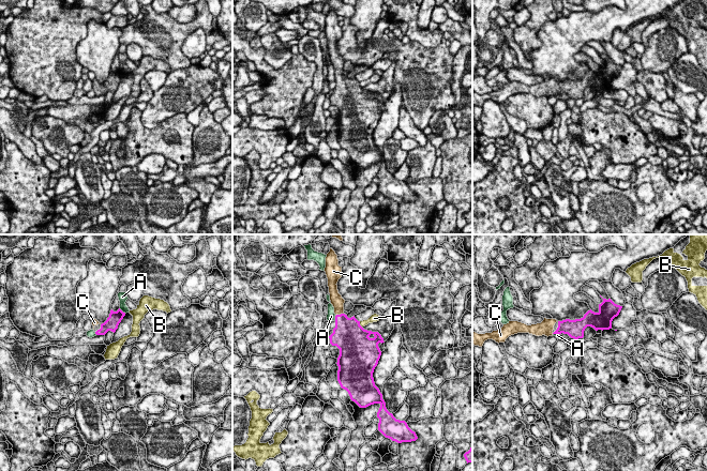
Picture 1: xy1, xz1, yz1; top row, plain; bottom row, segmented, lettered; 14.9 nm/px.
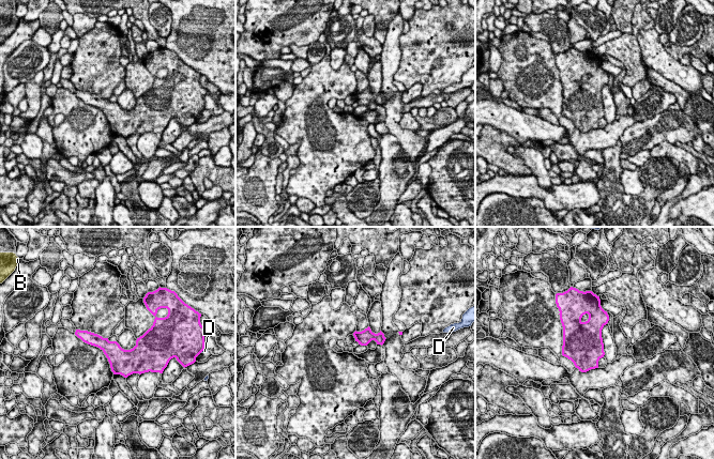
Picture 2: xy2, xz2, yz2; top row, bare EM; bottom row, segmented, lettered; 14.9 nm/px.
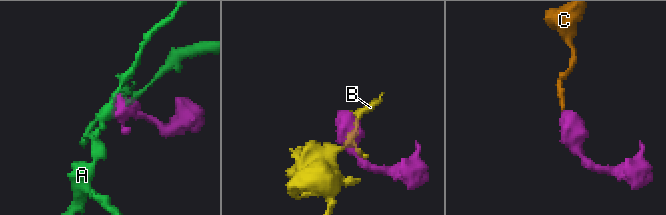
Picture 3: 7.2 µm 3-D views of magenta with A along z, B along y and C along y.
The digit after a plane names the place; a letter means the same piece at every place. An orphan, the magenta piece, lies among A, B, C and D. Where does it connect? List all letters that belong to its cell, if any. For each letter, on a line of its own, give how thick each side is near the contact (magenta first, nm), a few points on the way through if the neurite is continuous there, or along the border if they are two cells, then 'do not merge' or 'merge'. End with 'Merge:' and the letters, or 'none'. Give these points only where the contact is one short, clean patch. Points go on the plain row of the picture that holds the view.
A: 200/130 nm | do not merge
B: 480/130 nm | do not merge
C: 360/190 nm | across xz1 (346, 89), (341, 79), (341, 74), (336, 60) | merge
D: 480/60 nm | along xy2 (204, 109), (200, 112) | do not merge
Merge: C

